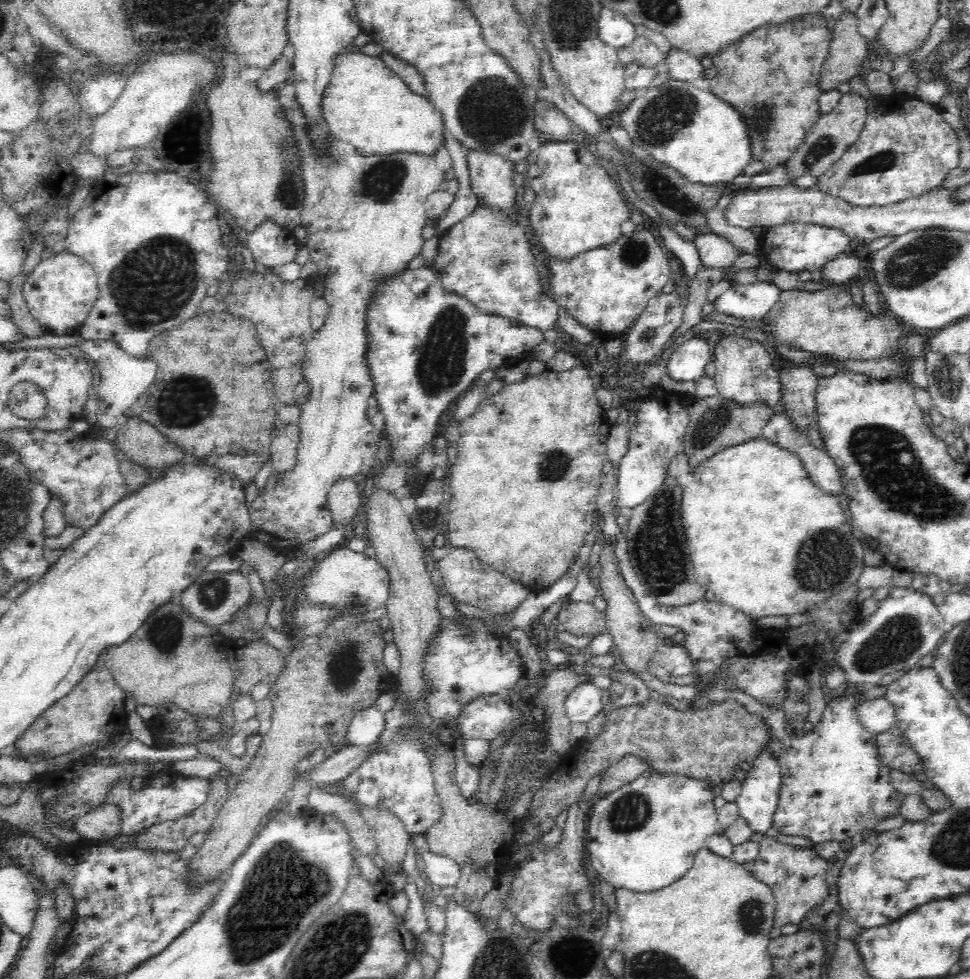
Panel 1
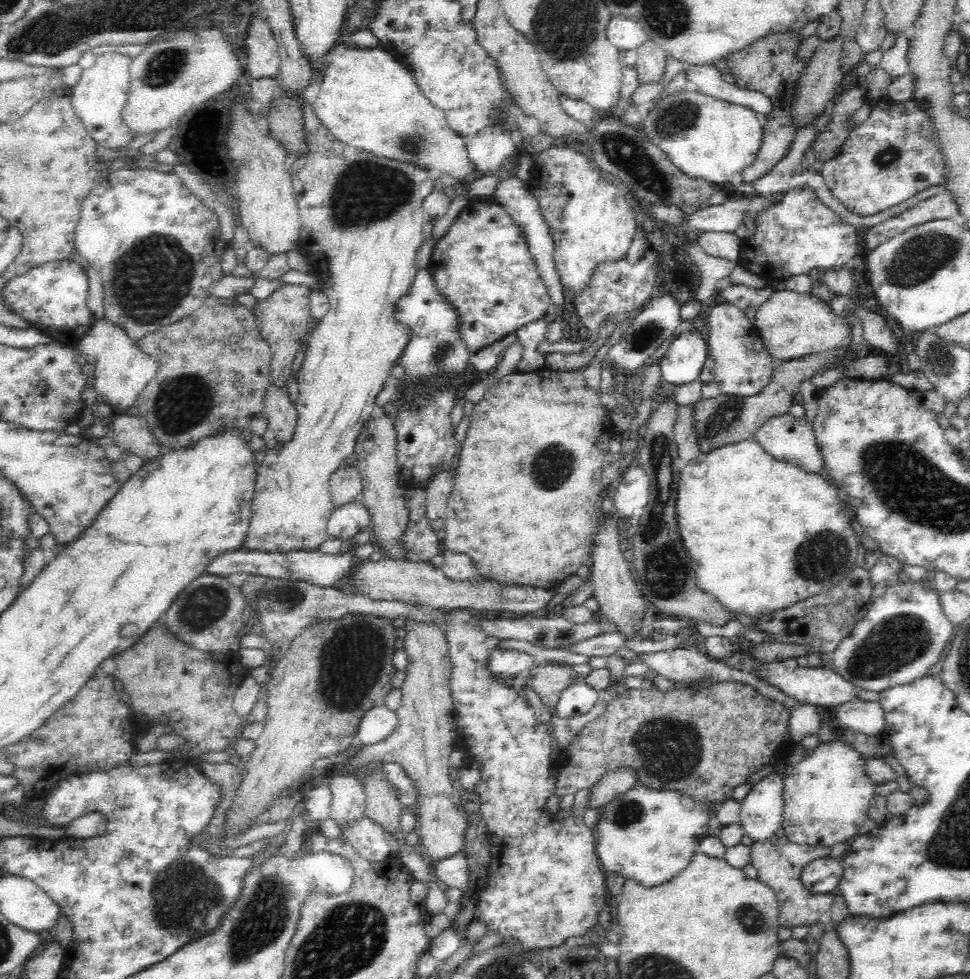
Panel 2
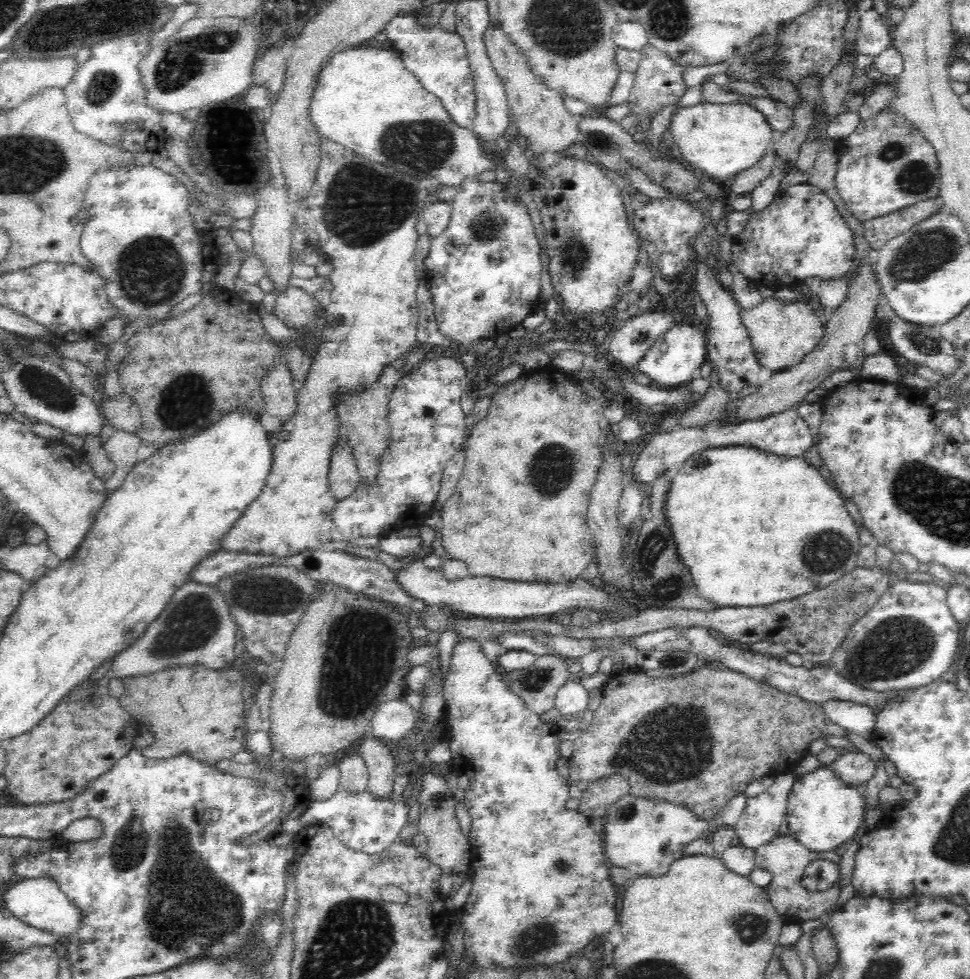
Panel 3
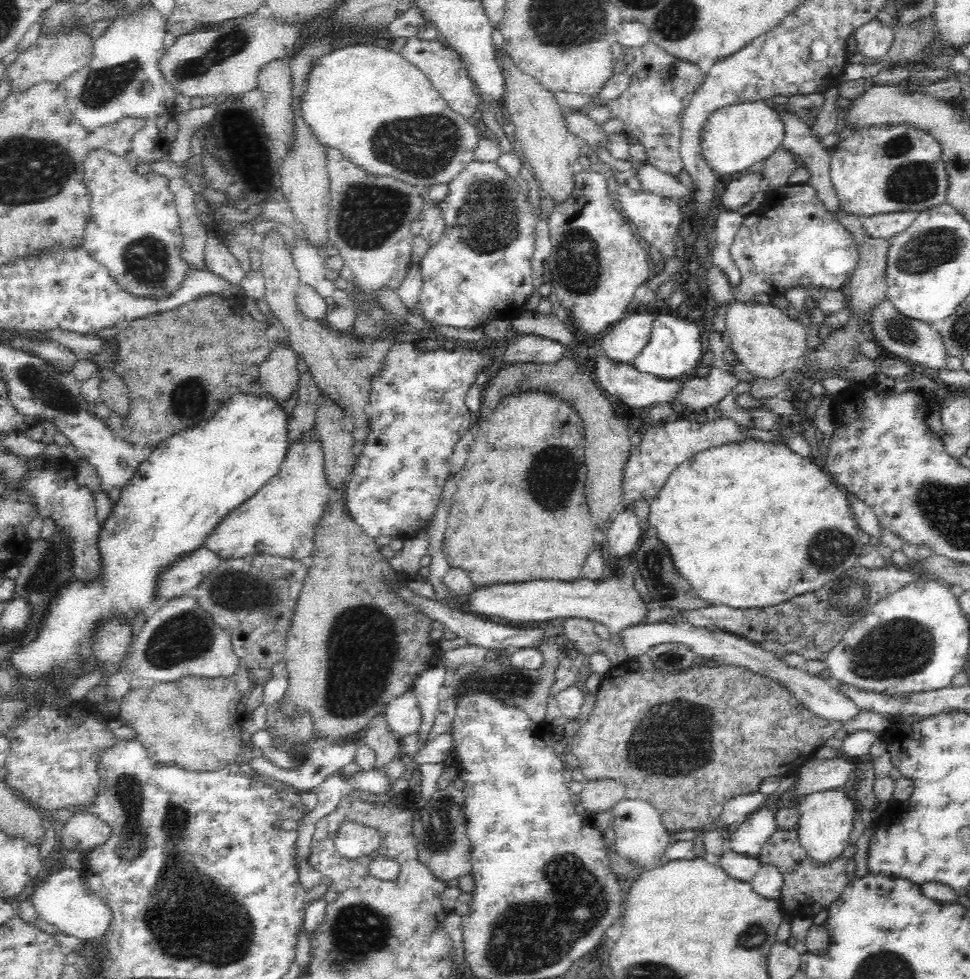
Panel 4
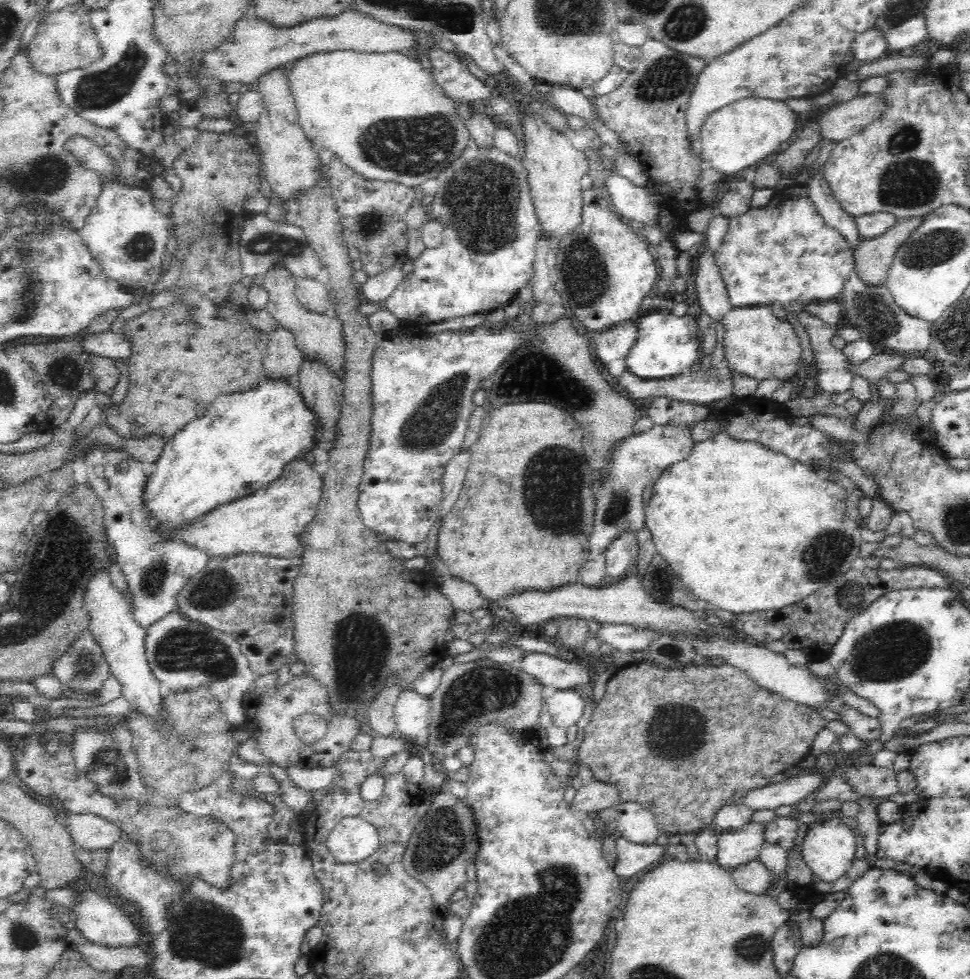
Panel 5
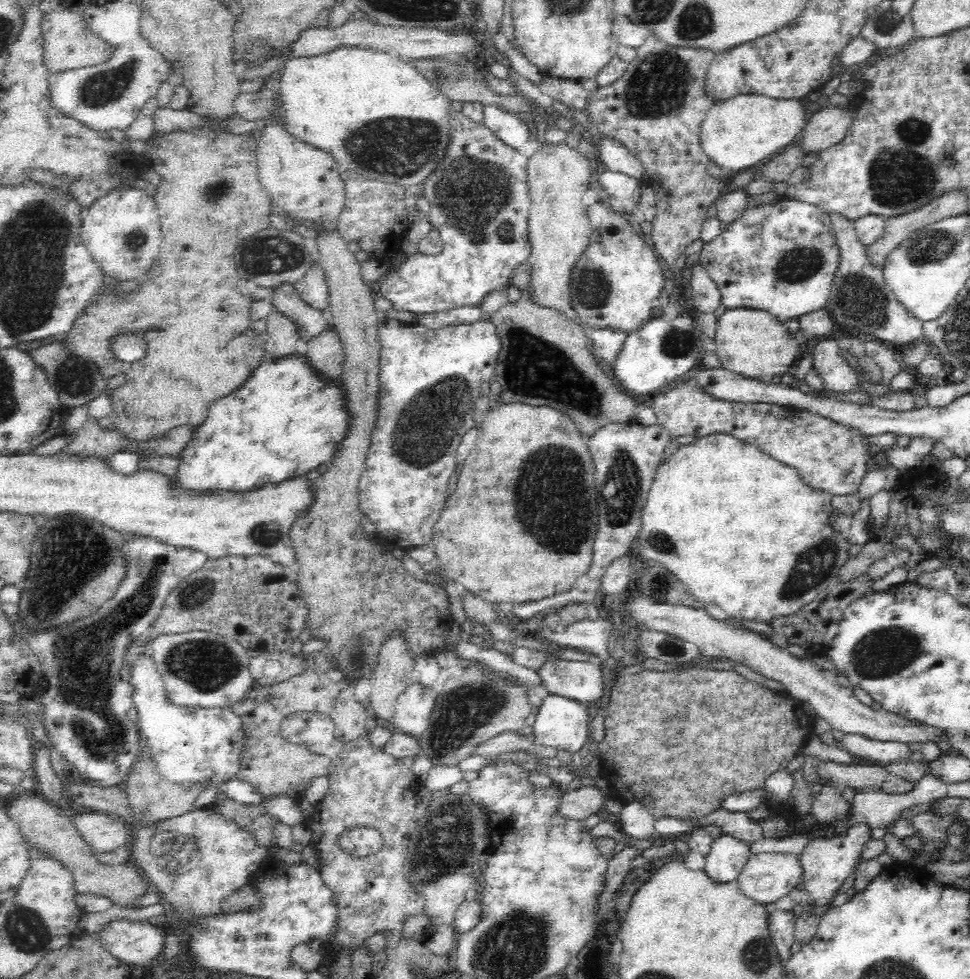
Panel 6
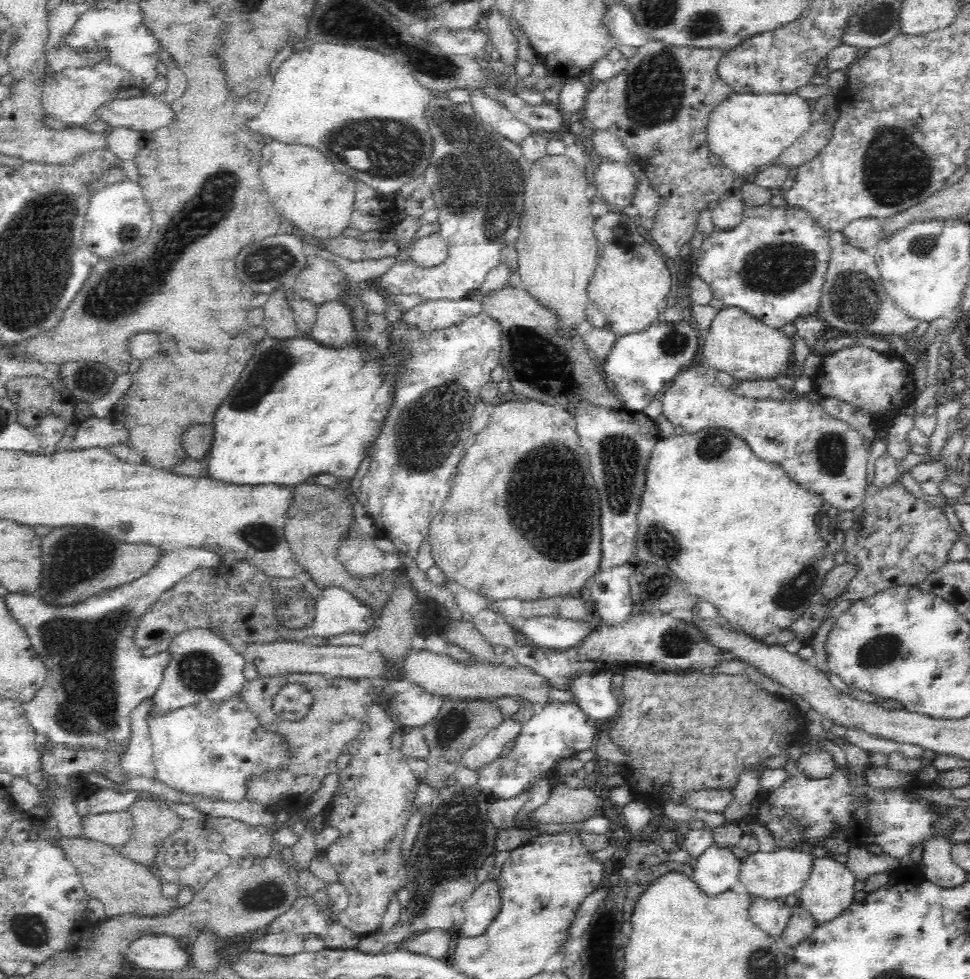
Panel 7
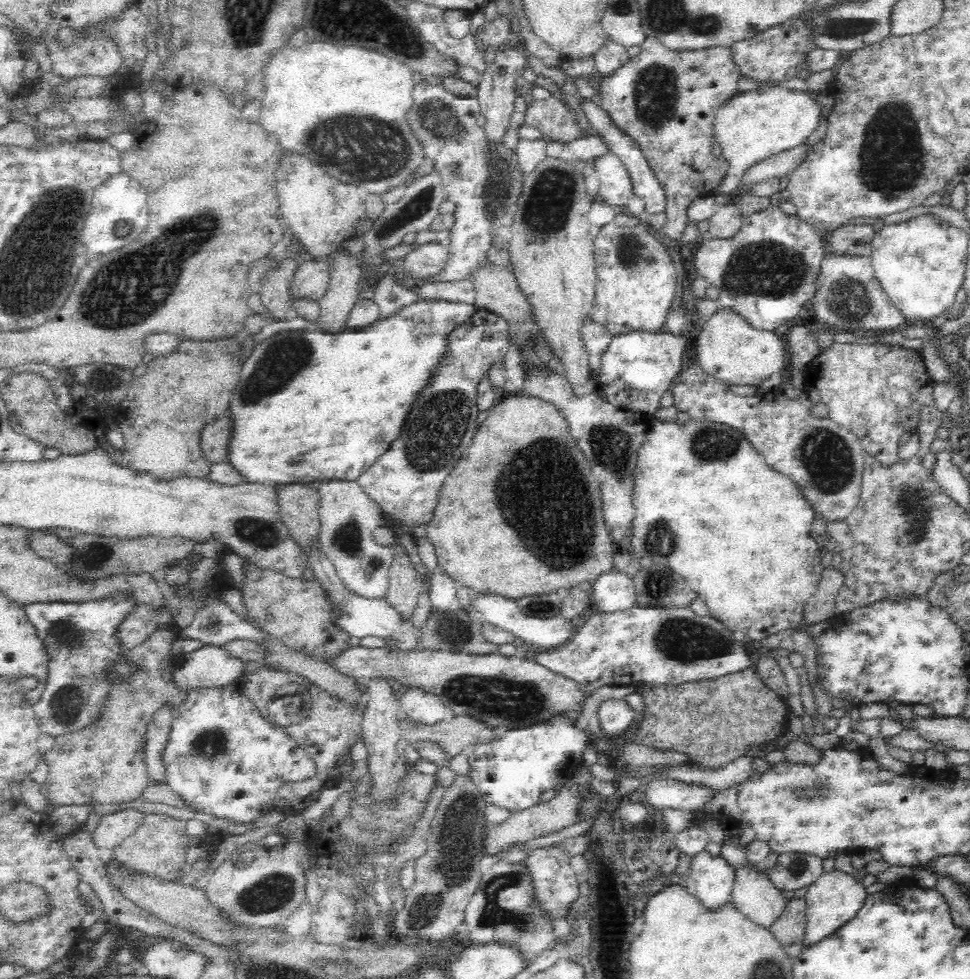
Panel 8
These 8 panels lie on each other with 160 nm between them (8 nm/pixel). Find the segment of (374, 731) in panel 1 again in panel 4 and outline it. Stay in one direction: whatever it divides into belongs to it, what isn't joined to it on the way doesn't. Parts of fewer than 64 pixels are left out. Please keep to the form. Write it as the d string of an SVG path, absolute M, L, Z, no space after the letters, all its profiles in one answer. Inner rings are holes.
M410 690L386 705L384 716L390 723L390 729L399 738L414 734L421 727L422 709L418 699Z

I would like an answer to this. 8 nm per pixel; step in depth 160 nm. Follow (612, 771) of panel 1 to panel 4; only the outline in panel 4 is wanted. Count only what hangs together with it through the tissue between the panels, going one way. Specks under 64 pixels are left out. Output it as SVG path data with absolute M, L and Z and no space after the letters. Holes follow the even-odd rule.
M602 779L585 781L582 792L577 796L587 812L604 812L612 809L625 798L626 790L620 781Z

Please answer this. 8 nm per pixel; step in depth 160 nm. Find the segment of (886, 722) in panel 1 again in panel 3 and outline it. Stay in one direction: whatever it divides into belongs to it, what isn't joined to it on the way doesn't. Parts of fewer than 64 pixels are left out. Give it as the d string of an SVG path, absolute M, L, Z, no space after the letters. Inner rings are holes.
M830 699L820 705L824 714L844 730L856 733L865 739L874 737L876 714L869 706L838 699Z

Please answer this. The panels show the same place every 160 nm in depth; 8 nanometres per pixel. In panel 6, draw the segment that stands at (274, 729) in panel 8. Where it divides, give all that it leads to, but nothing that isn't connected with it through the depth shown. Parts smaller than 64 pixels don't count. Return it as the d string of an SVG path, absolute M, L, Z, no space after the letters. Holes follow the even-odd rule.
M139 637L134 644L130 644L130 650L126 654L126 664L131 668L133 684L136 688L134 706L138 709L137 725L145 746L150 749L151 760L156 765L158 774L172 784L197 785L202 790L208 790L208 786L216 786L222 782L228 782L236 778L242 762L242 754L246 750L247 738L241 716L232 708L202 708L179 707L172 704L166 697L162 679L157 671L157 666L148 655L149 647Z

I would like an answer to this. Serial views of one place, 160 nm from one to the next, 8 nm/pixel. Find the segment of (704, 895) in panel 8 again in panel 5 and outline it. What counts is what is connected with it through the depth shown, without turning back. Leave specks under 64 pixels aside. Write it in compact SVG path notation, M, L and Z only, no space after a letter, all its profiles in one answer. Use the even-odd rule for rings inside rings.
M750 822L737 832L720 834L717 838L717 853L714 862L726 872L732 872L740 864L758 858L765 839L763 825Z

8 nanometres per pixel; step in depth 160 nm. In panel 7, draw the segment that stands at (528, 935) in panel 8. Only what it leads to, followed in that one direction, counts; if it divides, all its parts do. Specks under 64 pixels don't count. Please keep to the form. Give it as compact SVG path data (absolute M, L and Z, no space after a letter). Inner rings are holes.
M490 878L475 887L472 896L462 906L465 921L459 927L459 934L476 938L486 932L486 928L496 920L502 910L502 895L498 879Z

